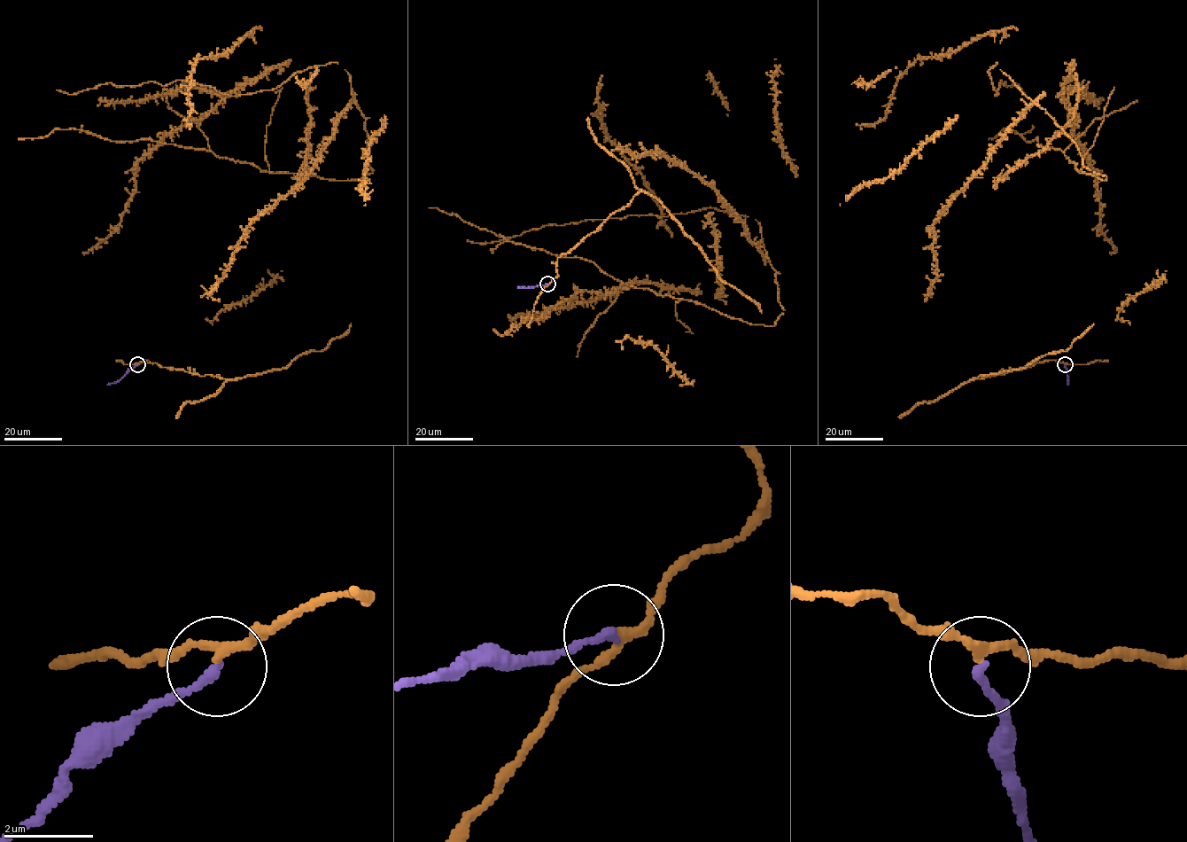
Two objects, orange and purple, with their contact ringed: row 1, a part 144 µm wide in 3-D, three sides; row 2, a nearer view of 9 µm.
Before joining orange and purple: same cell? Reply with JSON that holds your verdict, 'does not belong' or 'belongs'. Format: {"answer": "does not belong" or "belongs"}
{"answer": "does not belong"}

